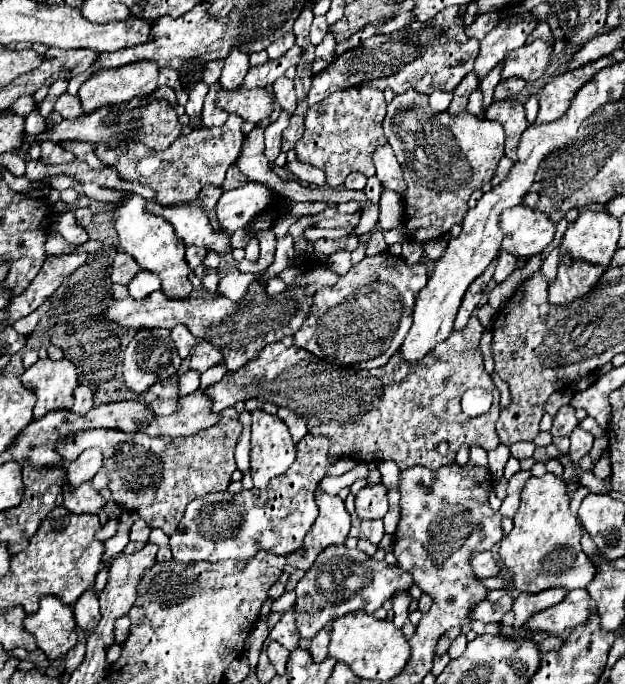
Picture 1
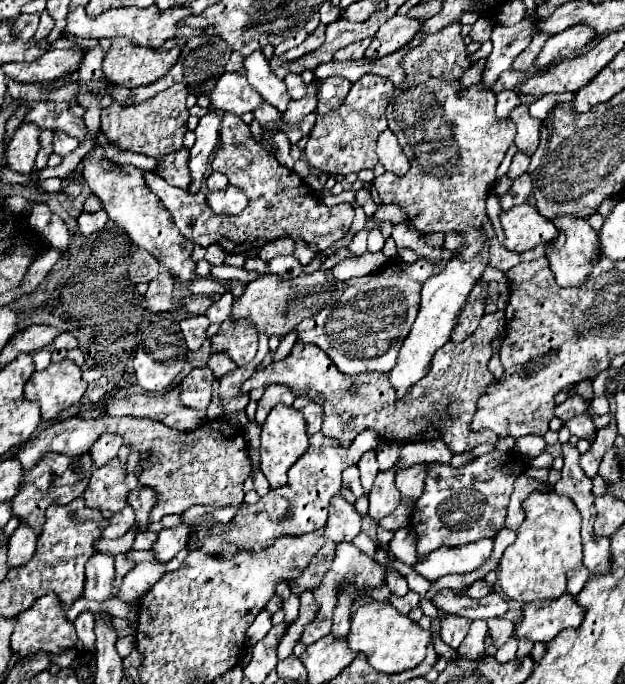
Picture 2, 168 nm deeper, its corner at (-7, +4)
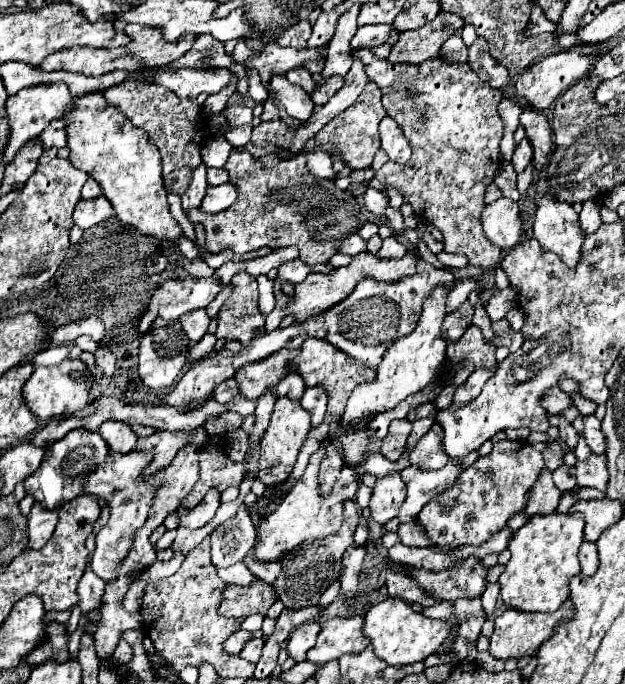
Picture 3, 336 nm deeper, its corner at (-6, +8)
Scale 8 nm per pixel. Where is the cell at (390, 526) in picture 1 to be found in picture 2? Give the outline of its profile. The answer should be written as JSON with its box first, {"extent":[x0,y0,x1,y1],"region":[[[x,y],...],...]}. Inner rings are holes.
{"extent":[396,464,424,506],"region":[[[416,464],[408,470],[400,470],[396,474],[396,488],[400,490],[400,496],[402,496],[402,502],[406,506],[412,506],[416,502],[416,498],[422,494],[422,488],[424,488],[424,466],[422,464]]]}

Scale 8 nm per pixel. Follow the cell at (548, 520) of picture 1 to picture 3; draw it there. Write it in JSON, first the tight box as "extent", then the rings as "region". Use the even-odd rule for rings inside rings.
{"extent":[499,514,583,612],"region":[[[549,514],[549,516],[531,516],[525,526],[521,526],[509,542],[511,560],[505,566],[505,572],[499,576],[501,598],[503,602],[521,612],[555,612],[567,600],[567,582],[571,576],[581,572],[579,566],[579,546],[583,542],[583,516],[581,514]]]}

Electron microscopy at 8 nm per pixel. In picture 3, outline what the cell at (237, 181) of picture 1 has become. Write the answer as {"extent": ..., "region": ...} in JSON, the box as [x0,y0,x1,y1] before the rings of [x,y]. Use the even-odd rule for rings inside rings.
{"extent":[189,150,361,266],"region":[[[233,150],[225,170],[237,172],[235,204],[219,214],[203,214],[203,210],[191,210],[189,214],[189,218],[203,222],[207,232],[205,246],[213,254],[223,248],[243,254],[265,246],[271,250],[297,246],[301,260],[315,266],[335,256],[343,240],[361,228],[361,208],[355,196],[347,190],[339,190],[331,180],[315,178],[307,168],[303,152],[293,158],[281,158],[277,154],[253,158],[245,150]]]}

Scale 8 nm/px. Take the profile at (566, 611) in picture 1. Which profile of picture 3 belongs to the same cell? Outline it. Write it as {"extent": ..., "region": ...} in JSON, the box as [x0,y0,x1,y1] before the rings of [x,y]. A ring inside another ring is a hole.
{"extent":[489,600,573,660],"region":[[[569,600],[557,612],[553,612],[553,614],[539,614],[539,612],[527,614],[527,612],[519,612],[519,610],[505,610],[501,616],[495,618],[495,632],[491,636],[489,652],[497,660],[531,656],[551,636],[551,628],[557,626],[559,622],[563,622],[563,620],[569,620],[571,616],[573,616],[573,608],[571,608]]]}

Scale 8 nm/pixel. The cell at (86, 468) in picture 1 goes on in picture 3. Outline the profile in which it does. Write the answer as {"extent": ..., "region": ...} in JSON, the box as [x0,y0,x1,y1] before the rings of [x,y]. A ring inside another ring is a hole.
{"extent":[99,420,137,450],"region":[[[107,420],[99,432],[107,440],[111,450],[133,450],[137,442],[137,434],[131,430],[129,424],[117,422],[117,420]]]}

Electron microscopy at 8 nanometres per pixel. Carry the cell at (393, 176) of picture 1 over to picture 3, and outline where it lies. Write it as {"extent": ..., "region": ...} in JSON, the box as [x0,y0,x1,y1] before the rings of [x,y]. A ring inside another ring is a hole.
{"extent":[379,116,411,162],"region":[[[385,116],[379,124],[381,132],[381,148],[387,152],[391,162],[407,162],[411,156],[411,144],[403,136],[403,130],[397,126],[397,122],[389,116]]]}

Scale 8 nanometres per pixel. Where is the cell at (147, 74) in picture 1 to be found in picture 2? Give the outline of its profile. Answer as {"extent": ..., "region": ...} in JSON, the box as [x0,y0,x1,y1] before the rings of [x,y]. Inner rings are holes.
{"extent":[104,38,180,86],"region":[[[116,38],[104,56],[104,78],[112,86],[146,86],[162,78],[178,58],[180,50],[172,48],[168,52],[154,52],[150,48],[136,46],[126,38]]]}

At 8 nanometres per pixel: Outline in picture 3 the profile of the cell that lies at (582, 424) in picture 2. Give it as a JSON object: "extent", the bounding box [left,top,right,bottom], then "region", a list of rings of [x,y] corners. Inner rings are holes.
{"extent":[583,416,607,454],"region":[[[585,416],[585,430],[583,430],[583,438],[587,440],[587,446],[591,448],[593,454],[605,454],[607,446],[605,446],[605,434],[601,430],[601,422],[595,416]]]}

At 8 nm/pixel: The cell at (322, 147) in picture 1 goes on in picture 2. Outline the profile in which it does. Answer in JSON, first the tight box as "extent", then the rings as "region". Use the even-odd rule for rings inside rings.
{"extent":[304,74,394,176],"region":[[[364,74],[356,84],[352,84],[340,108],[324,116],[318,116],[316,126],[312,128],[304,148],[308,164],[328,176],[346,176],[350,172],[374,168],[378,164],[374,148],[380,132],[388,128],[386,106],[390,104],[392,94],[394,94],[394,84],[388,78],[376,74]]]}

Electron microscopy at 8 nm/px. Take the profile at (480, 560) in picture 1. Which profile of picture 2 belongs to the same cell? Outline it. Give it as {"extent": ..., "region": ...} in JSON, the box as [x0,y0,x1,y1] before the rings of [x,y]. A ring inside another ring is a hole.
{"extent":[414,538,492,582],"region":[[[482,538],[480,542],[472,542],[460,548],[446,548],[434,550],[424,558],[424,562],[416,562],[414,570],[424,576],[426,580],[434,582],[446,574],[466,574],[480,568],[492,554],[492,540]]]}

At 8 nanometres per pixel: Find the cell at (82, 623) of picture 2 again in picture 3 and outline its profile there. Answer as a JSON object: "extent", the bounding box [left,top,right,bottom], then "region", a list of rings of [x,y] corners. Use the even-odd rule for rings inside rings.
{"extent":[77,556,107,612],"region":[[[89,556],[85,574],[83,574],[83,578],[79,580],[79,588],[77,588],[79,606],[83,608],[83,612],[89,612],[89,610],[93,610],[95,606],[101,604],[101,596],[103,596],[105,584],[107,584],[107,580],[99,578],[99,576],[91,570],[91,556]]]}

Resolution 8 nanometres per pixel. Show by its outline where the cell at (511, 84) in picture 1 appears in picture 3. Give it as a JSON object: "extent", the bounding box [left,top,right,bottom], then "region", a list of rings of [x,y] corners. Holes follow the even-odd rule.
{"extent":[467,38,509,88],"region":[[[477,38],[469,46],[469,60],[467,60],[467,64],[491,88],[503,88],[509,82],[507,68],[505,66],[499,66],[499,62],[495,62],[491,58],[489,46],[487,46],[487,40],[485,38]]]}

